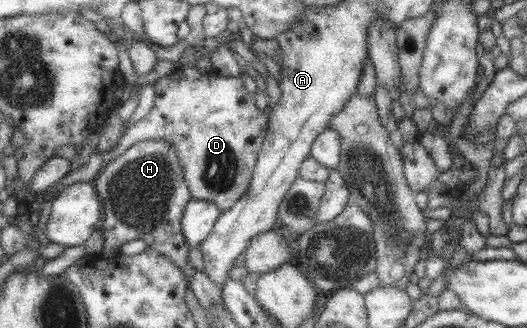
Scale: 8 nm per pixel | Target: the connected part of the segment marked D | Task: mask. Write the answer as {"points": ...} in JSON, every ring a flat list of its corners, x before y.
{"points":[[194,64,192,66,180,66,174,74,162,77,155,83,155,85,156,102,152,112,150,112,144,120,130,125,123,130,124,134,121,136,119,143,112,150,108,151,108,162,122,156,122,154,124,154,133,144,136,144,137,142,148,139,167,140,169,143,172,143,179,152,181,161,183,162,185,177,194,198,214,201,223,210,231,209,236,203,239,202,240,199,243,198,244,195,247,194,248,189,251,187,251,182,255,175,255,168,259,162,259,154,260,151,263,150,264,143,267,140,269,133,270,118,268,118,268,113,259,107,255,96,250,94,250,90,246,88,245,80,242,76,222,76,217,74,214,70,208,71,207,73,198,72]]}

